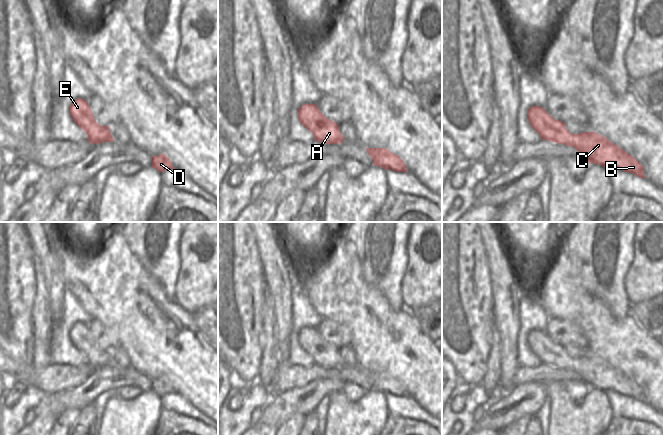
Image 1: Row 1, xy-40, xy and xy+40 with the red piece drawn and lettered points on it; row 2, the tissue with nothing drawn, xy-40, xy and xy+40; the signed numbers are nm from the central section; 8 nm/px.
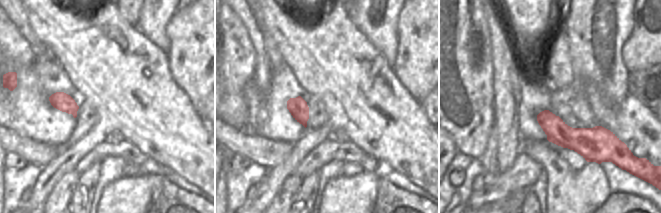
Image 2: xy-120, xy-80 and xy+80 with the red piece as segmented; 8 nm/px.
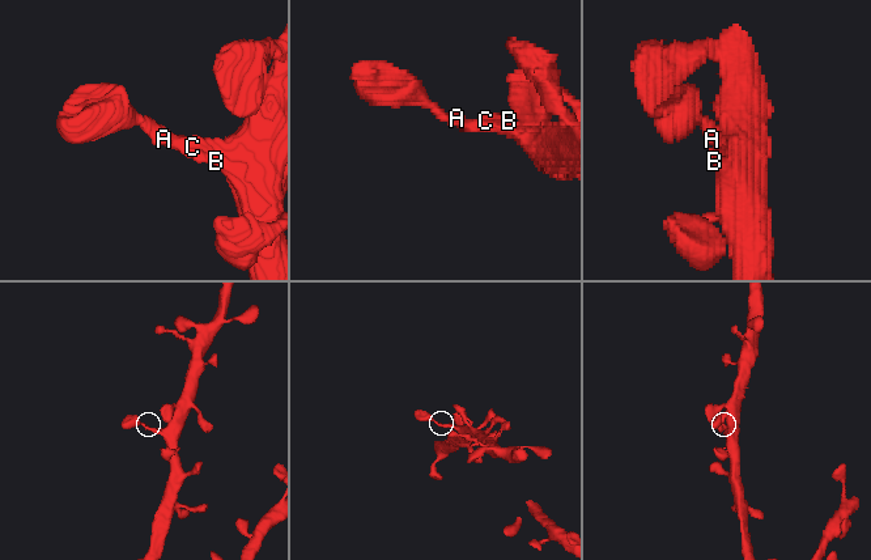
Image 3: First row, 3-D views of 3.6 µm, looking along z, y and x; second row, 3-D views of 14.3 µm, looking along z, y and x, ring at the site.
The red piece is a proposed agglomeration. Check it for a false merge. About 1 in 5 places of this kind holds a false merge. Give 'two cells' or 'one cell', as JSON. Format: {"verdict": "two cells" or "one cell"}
{"verdict": "one cell"}

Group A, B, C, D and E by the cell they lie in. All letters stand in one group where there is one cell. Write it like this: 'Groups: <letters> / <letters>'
Groups: A B C D E

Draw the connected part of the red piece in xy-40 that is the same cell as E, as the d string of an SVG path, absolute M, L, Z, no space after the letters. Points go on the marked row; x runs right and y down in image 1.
M77 98L70 105L69 113L74 122L88 135L88 142L114 142L110 126L101 126L95 119L88 102Z

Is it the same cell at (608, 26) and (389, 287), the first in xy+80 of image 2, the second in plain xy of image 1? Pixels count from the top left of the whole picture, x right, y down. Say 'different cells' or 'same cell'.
same cell

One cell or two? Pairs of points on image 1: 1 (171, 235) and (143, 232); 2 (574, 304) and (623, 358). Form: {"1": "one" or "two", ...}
{"1": "one", "2": "one"}

